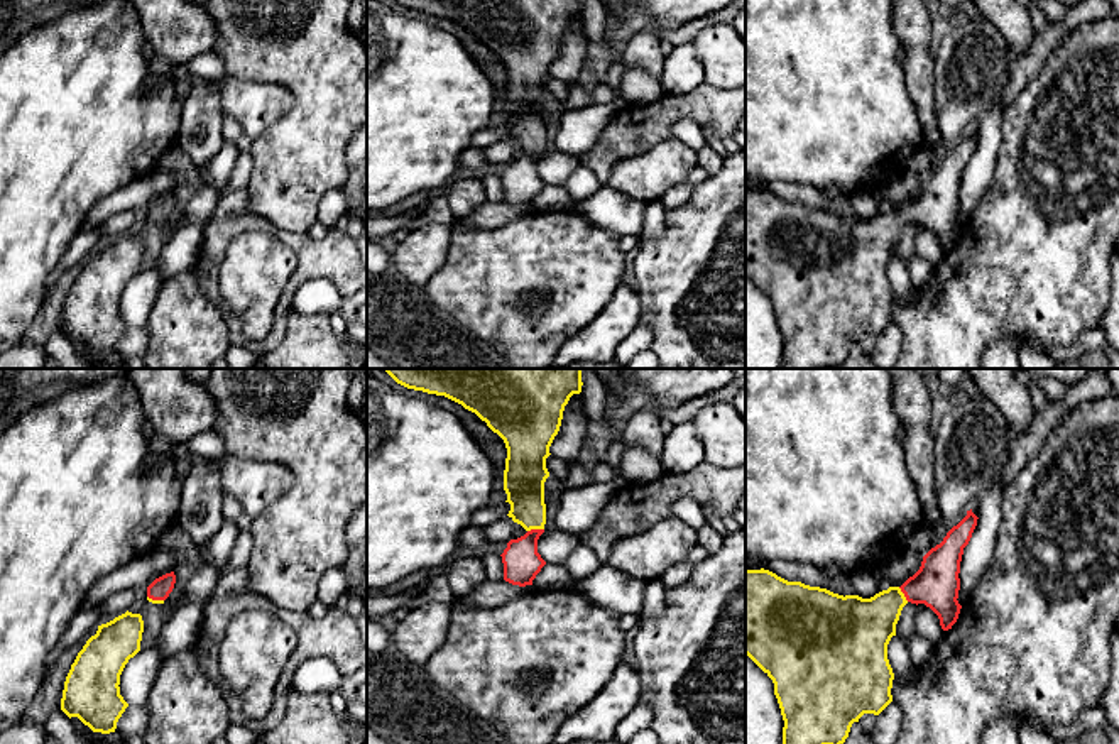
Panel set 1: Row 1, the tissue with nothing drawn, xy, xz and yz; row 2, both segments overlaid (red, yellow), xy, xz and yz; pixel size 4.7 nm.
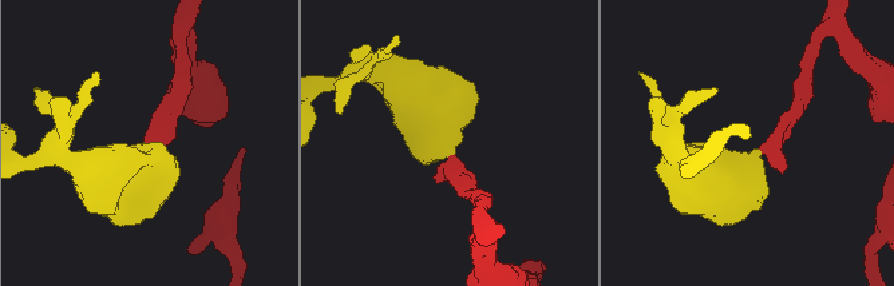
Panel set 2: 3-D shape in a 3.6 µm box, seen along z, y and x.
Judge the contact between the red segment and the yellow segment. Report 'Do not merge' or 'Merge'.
Merge

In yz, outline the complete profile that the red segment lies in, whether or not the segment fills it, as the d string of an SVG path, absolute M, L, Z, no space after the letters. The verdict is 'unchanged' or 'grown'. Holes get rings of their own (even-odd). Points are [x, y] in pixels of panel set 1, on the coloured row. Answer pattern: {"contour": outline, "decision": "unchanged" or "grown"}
{"contour": "M967 511L967 516L953 526L943 541L931 548L921 561L920 570L909 577L901 587L889 587L887 590L882 590L876 594L871 599L862 599L859 595L838 595L833 594L827 588L820 587L810 587L801 582L788 582L776 573L769 570L745 570L745 654L772 680L774 683L774 695L778 698L781 715L784 720L783 727L783 744L843 744L845 739L849 737L850 727L854 722L859 722L859 719L864 714L874 714L879 715L891 702L891 688L892 688L892 680L894 673L887 659L887 644L892 636L896 636L896 624L899 621L903 607L911 602L911 604L925 604L930 607L940 619L940 626L943 631L952 629L952 626L957 622L958 614L962 605L958 604L958 590L960 590L960 561L963 555L963 548L969 544L972 533L977 526L977 516L970 511Z", "decision": "grown"}

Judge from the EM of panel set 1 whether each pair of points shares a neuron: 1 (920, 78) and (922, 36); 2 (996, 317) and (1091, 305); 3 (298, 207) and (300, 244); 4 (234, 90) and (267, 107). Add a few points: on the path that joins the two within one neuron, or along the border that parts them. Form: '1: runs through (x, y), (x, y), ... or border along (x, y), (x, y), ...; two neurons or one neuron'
1: runs through (920, 68), (920, 46); one neuron
2: runs through (1020, 305), (1067, 305); one neuron
3: border along (262, 217), (279, 229), (308, 234); two neurons
4: runs through (242, 98), (259, 105); one neuron

